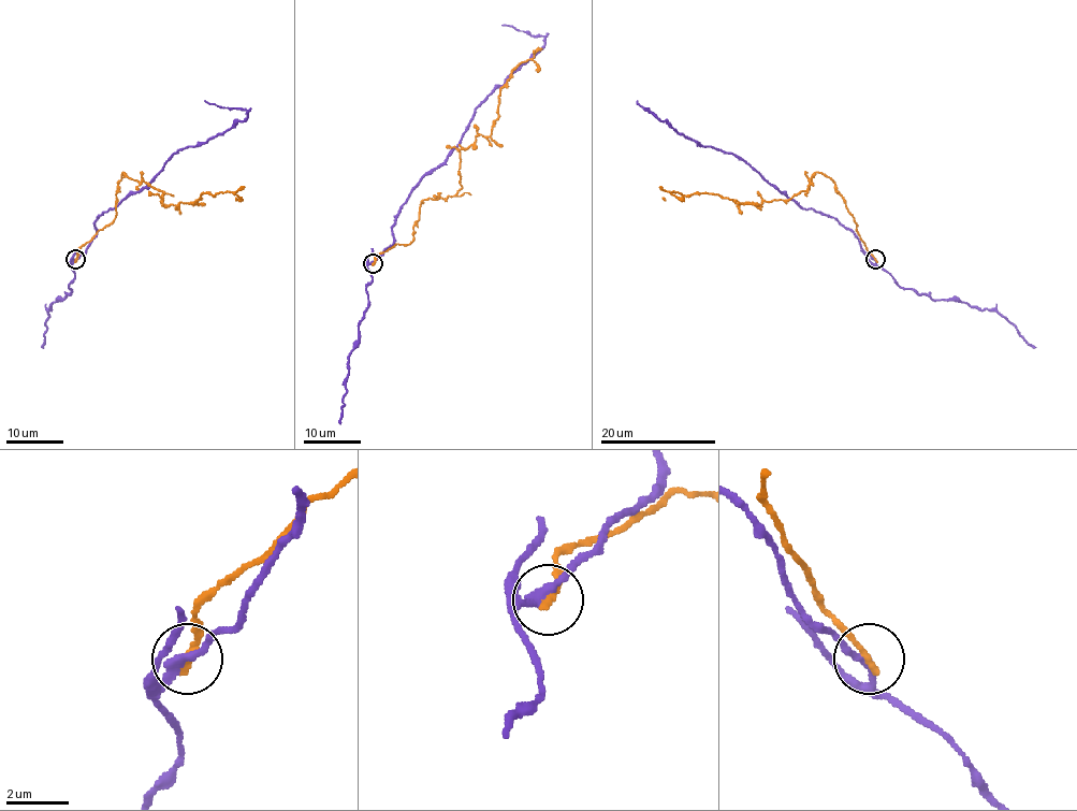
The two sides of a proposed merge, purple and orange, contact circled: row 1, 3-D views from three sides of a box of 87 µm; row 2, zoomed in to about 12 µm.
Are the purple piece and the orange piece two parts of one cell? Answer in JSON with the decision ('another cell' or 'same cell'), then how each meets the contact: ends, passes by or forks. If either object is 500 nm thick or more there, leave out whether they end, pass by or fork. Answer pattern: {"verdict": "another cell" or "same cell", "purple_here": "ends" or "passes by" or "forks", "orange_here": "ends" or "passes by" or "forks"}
{"verdict": "another cell", "purple_here": "passes by", "orange_here": "ends"}

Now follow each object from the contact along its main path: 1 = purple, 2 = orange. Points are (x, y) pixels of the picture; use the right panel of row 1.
1: (874, 259), (866, 254), (856, 236), (832, 217), (801, 208), (732, 154), (703, 147), (681, 135), (638, 101)
2: (876, 259), (856, 230), (835, 184), (819, 173), (787, 200), (745, 204), (673, 191), (683, 201)

